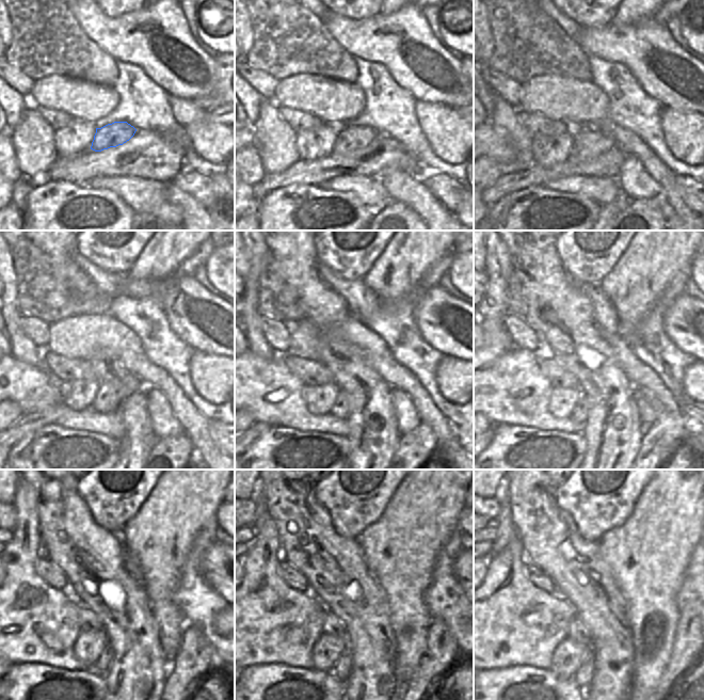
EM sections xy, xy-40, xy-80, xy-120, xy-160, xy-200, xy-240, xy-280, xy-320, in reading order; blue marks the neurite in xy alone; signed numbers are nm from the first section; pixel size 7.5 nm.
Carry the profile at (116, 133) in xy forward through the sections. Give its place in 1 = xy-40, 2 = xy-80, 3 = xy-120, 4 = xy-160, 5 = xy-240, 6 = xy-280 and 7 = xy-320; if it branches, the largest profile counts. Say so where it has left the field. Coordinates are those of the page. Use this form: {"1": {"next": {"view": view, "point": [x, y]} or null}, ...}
{"1": {"next": {"view": "xy-40", "point": [351, 138]}}, "2": {"next": {"view": "xy-80", "point": [589, 142]}}, "3": {"next": {"view": "xy-120", "point": [110, 393]}}, "4": {"next": {"view": "xy-160", "point": [341, 408]}}, "5": {"next": {"view": "xy-240", "point": [102, 665]}}, "6": {"next": {"view": "xy-280", "point": [342, 668]}}, "7": {"next": {"view": "xy-320", "point": [584, 675]}}}

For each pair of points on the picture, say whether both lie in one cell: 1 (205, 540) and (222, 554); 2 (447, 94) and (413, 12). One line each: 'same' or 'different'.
1: different
2: same

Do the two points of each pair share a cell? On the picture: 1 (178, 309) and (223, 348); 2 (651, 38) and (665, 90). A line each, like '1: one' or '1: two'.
1: one
2: one

